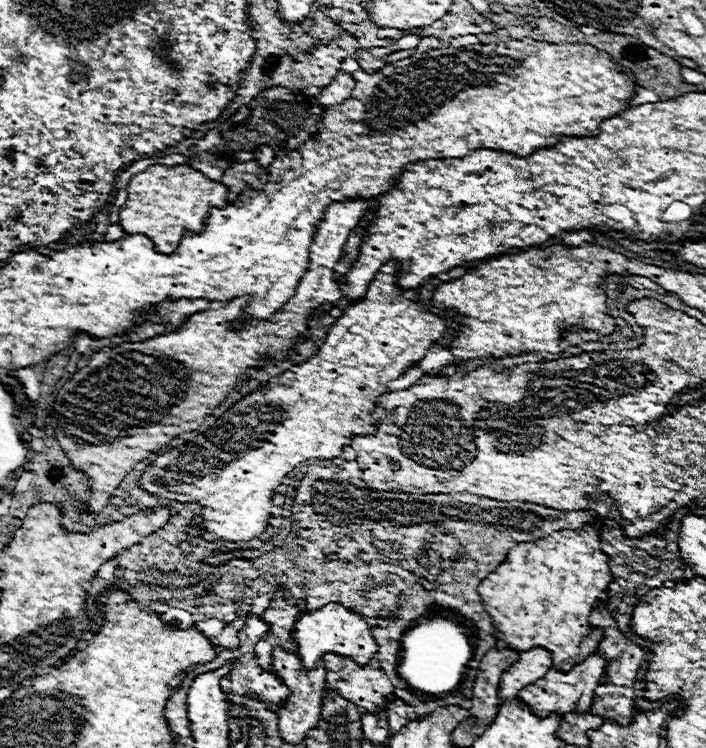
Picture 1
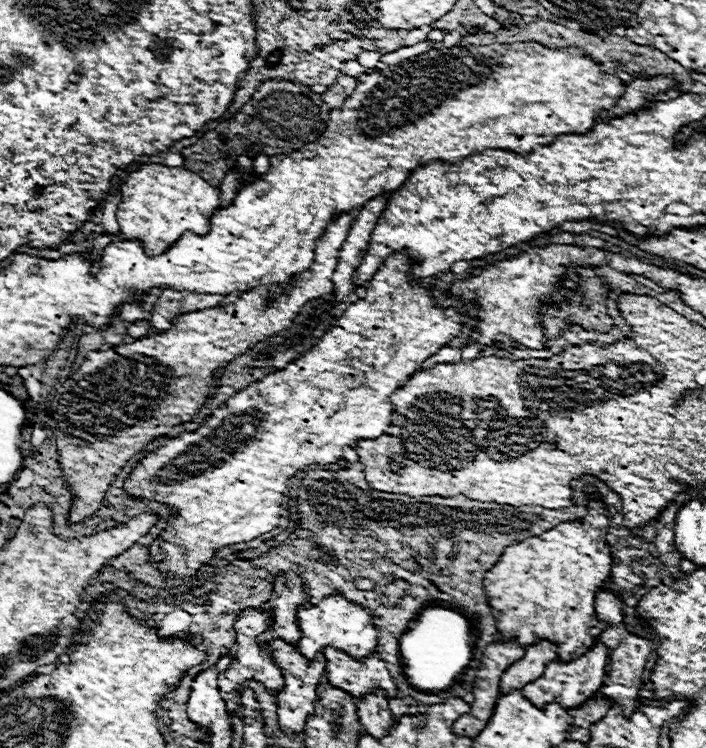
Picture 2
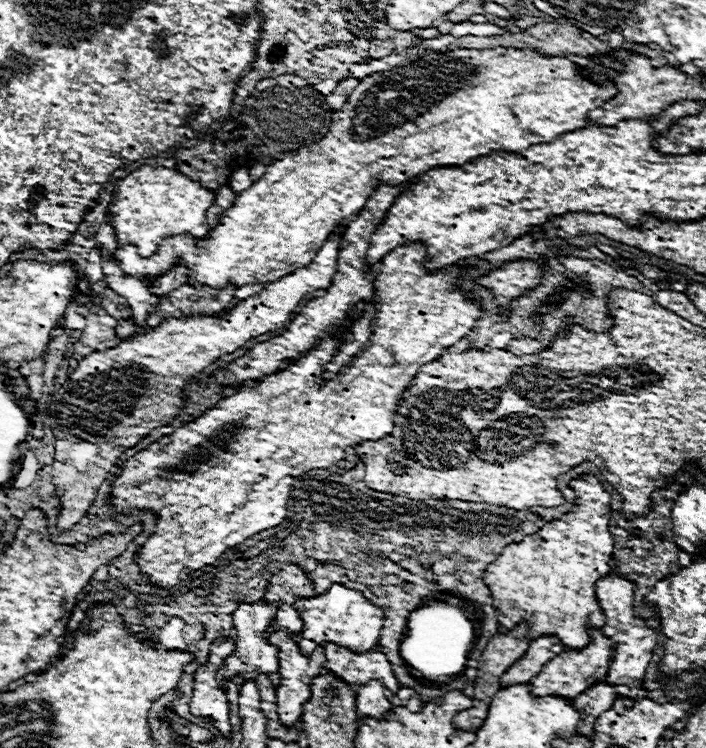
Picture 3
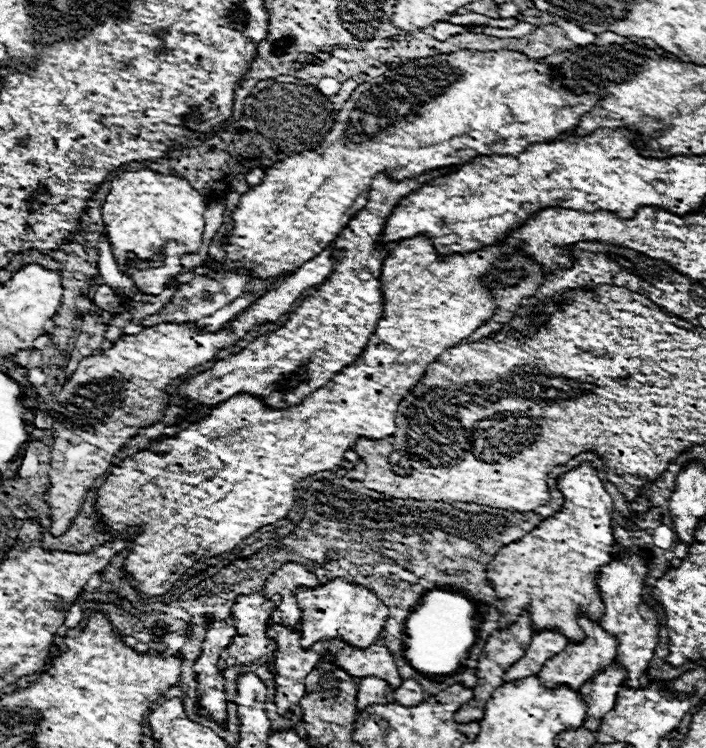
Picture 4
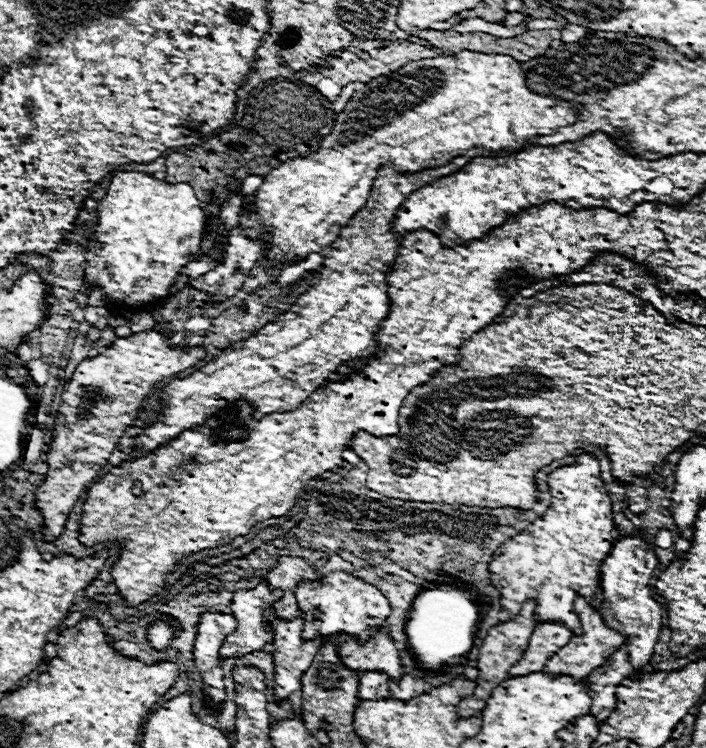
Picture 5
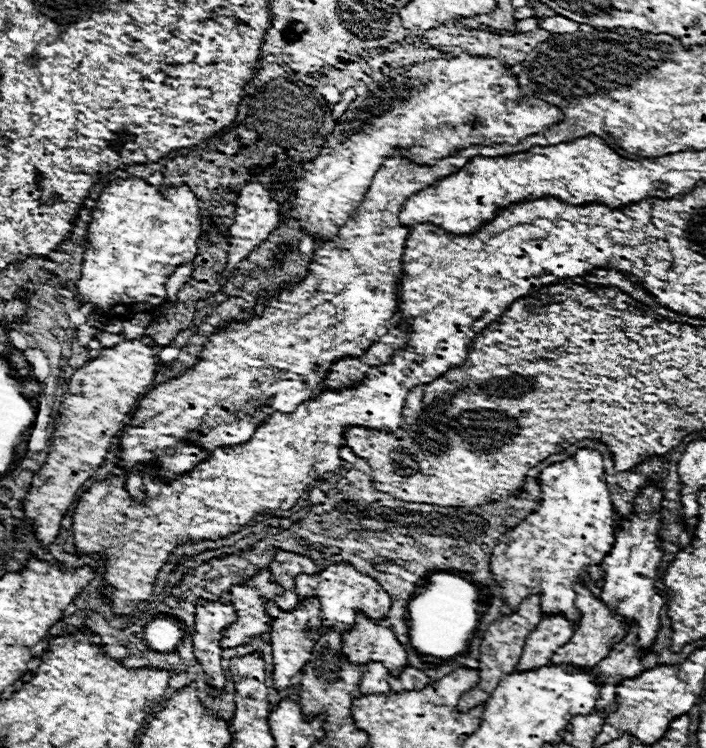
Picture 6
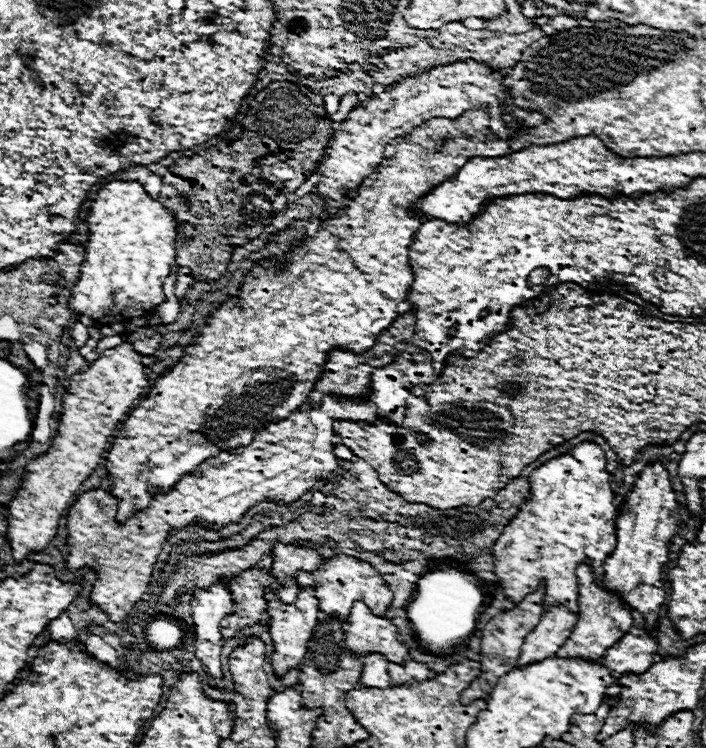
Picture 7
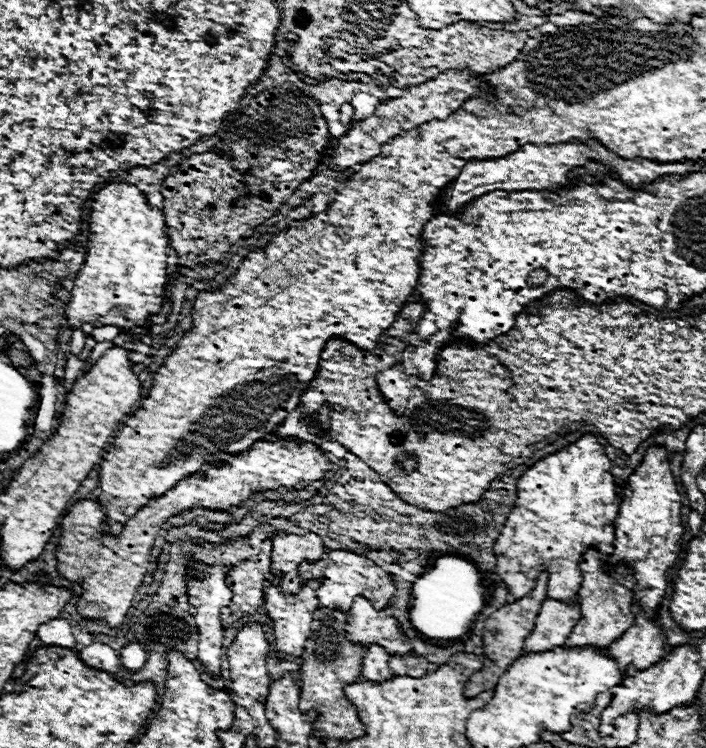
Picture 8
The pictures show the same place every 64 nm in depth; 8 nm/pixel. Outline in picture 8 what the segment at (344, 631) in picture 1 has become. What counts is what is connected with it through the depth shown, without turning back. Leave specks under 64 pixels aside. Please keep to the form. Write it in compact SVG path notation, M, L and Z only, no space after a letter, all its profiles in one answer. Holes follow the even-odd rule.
M328 550L324 554L324 558L320 562L302 562L298 568L298 574L302 580L310 580L310 578L318 578L320 580L320 588L316 592L320 606L338 606L342 610L348 610L350 604L354 602L356 596L366 596L374 608L386 608L390 604L390 598L394 594L394 580L388 572L384 572L380 566L376 566L372 560L368 560L366 556L348 552L348 550Z

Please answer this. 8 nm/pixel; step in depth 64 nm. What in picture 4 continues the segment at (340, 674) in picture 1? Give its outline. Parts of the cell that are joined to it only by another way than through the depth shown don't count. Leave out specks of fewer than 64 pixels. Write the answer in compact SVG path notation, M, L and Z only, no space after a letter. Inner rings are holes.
M382 638L364 650L354 648L344 640L332 640L328 642L328 652L332 660L340 668L346 668L346 672L350 672L350 676L354 678L382 676L382 680L386 680L392 688L398 688L402 684L394 656L390 654Z

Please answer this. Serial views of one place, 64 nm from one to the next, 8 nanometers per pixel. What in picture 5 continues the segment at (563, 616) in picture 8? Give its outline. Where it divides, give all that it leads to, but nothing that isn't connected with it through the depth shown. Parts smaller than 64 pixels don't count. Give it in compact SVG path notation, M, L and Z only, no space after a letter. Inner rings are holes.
M540 622L534 628L534 636L530 636L530 644L526 648L526 656L514 668L510 668L510 676L524 676L530 672L540 672L550 656L556 654L558 648L566 646L572 638L572 632L564 624L556 622Z

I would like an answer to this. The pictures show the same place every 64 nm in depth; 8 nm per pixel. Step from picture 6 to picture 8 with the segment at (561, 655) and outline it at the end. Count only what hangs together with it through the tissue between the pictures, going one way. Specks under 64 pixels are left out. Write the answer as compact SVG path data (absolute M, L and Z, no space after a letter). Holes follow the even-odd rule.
M588 548L584 552L580 570L582 570L582 586L578 590L578 600L580 600L582 616L574 626L570 640L566 640L564 646L574 648L574 646L596 644L598 648L608 648L618 636L622 636L622 632L626 632L626 628L634 624L634 614L630 610L634 578L616 578L616 576L630 576L632 570L626 564L618 564L612 568L602 560L596 548Z

